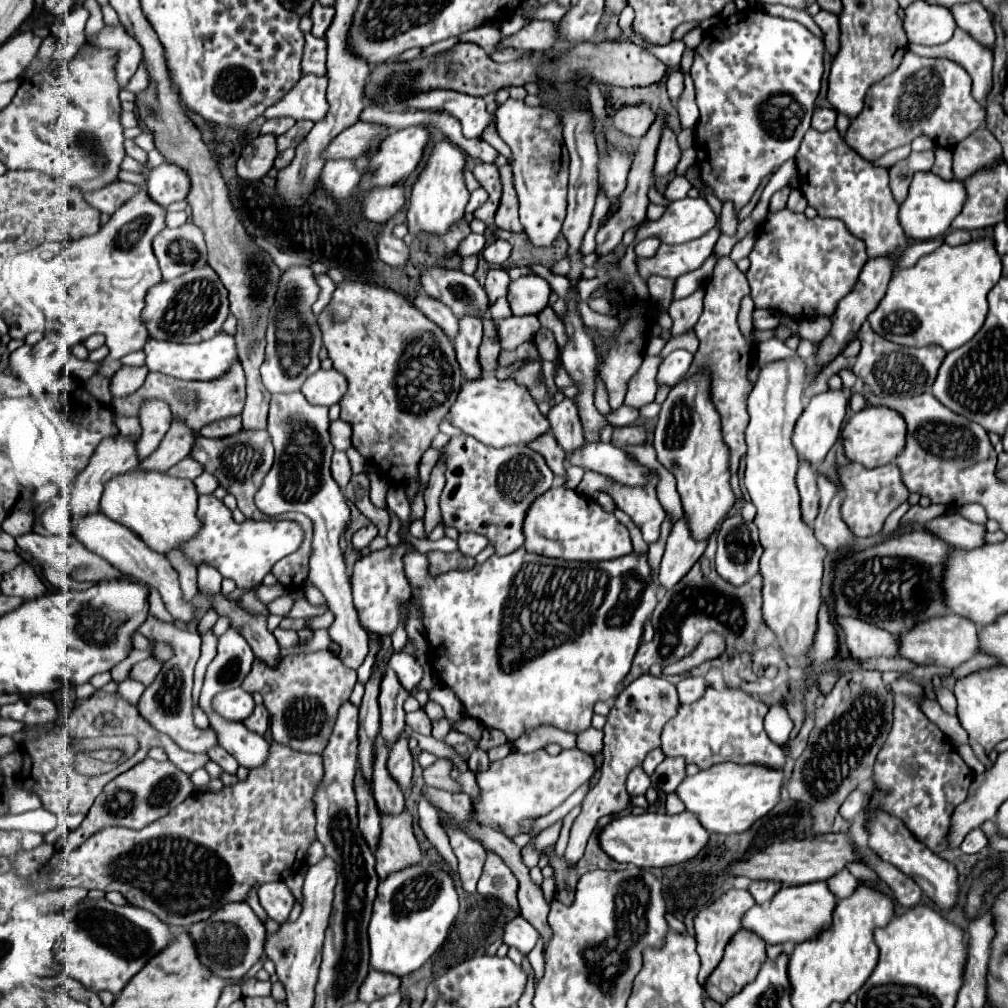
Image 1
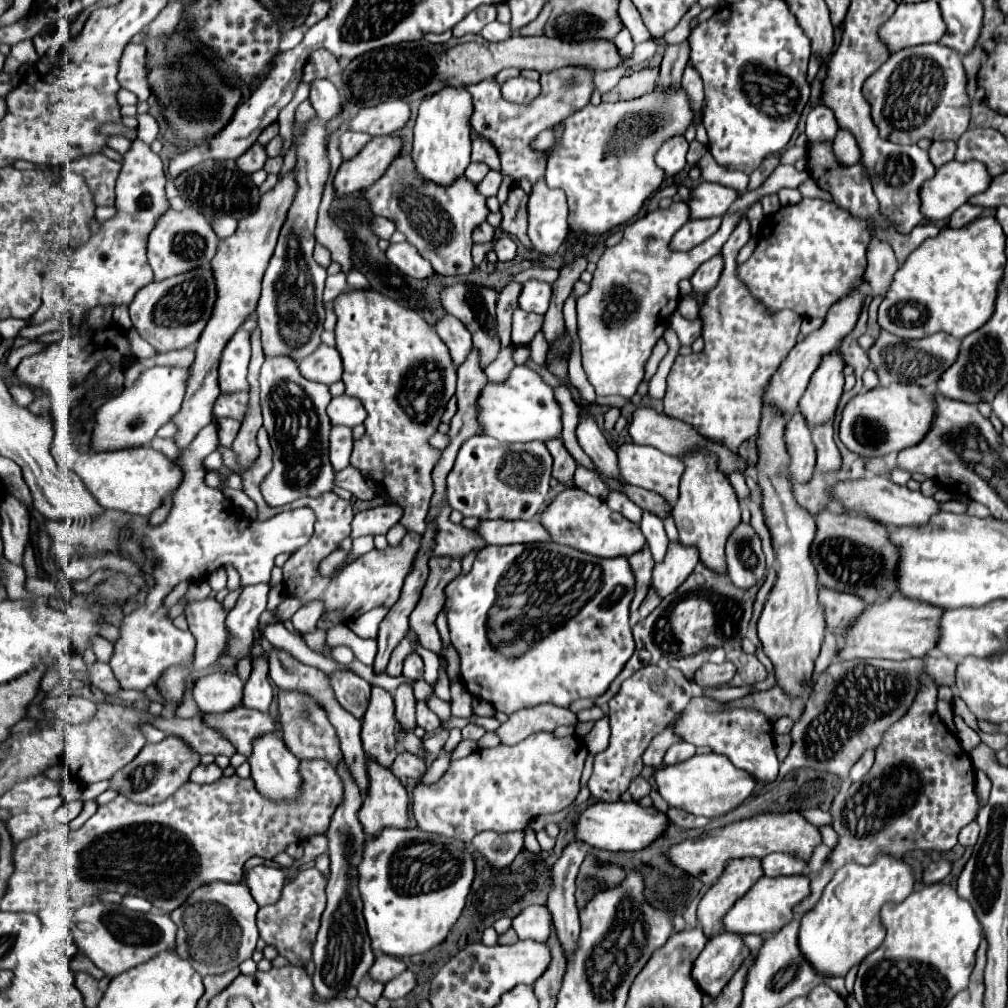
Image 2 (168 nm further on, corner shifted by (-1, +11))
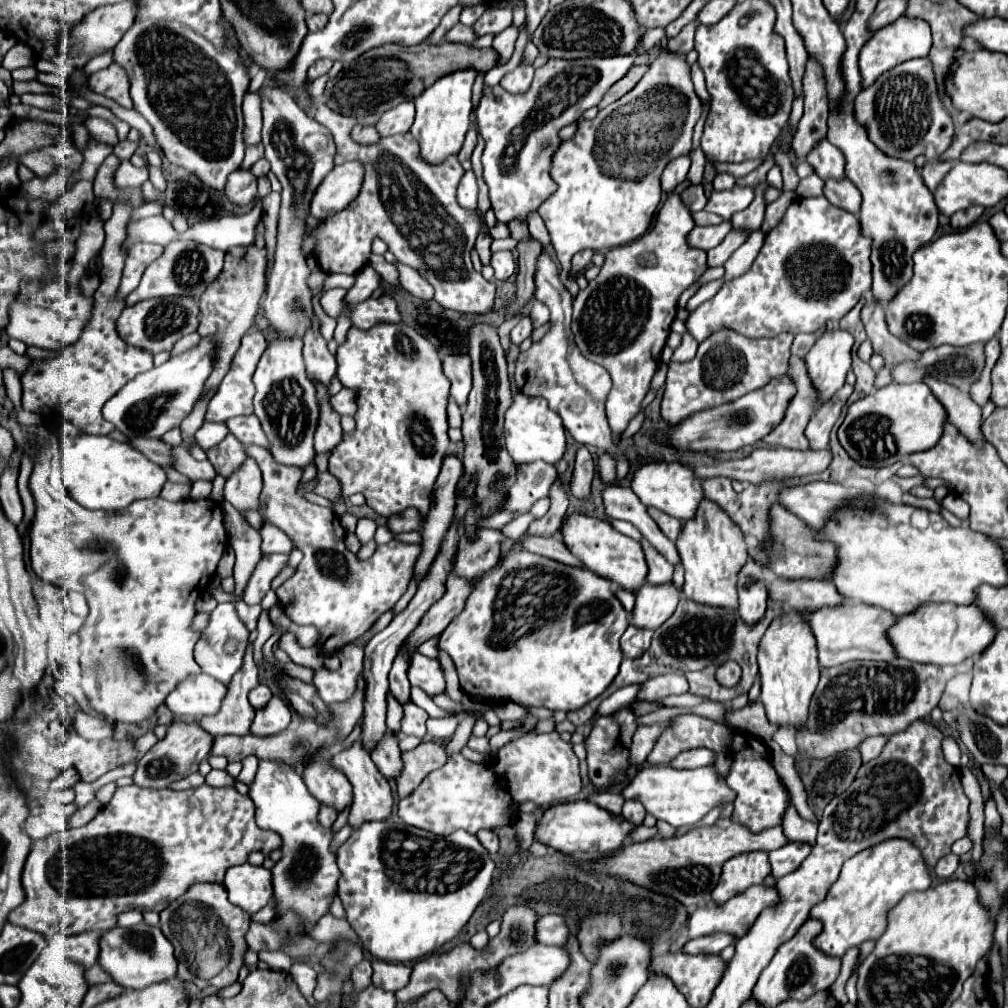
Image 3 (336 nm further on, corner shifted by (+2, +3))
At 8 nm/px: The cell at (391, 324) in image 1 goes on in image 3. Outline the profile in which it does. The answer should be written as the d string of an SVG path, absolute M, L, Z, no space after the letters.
M376 325L376 329L352 329L346 335L346 341L338 347L336 353L338 373L342 387L354 389L358 397L358 411L354 415L356 431L346 433L344 441L330 455L328 469L342 483L344 497L362 493L368 505L384 517L400 513L408 507L418 509L424 517L430 509L430 497L434 481L440 473L444 455L448 453L450 439L446 435L446 405L450 393L450 381L442 373L442 363L432 349L432 343L416 333L416 329L400 325Z

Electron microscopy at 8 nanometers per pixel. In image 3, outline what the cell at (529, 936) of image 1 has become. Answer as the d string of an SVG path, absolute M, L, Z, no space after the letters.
M544 915L536 921L536 941L542 945L564 945L568 927L560 915Z

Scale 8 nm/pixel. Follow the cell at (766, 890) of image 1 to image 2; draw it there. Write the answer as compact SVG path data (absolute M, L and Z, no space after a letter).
M771 853L763 857L763 871L767 877L779 877L779 875L799 875L807 869L807 861L803 861L797 855L789 853Z

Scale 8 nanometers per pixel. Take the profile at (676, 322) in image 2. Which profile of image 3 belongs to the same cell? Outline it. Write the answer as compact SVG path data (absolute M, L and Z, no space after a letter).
M826 197L794 199L794 203L786 209L786 215L782 217L782 221L766 235L764 245L762 245L758 257L754 259L752 267L750 267L744 275L734 277L734 279L730 279L730 281L724 281L724 285L720 287L720 291L718 291L712 299L708 299L708 301L702 303L696 311L692 311L690 317L686 319L686 329L688 329L688 333L690 333L698 343L706 341L714 331L718 331L718 329L722 329L722 327L730 327L730 329L734 329L734 331L738 331L738 333L742 333L742 335L746 335L746 337L776 337L776 335L780 335L782 331L788 331L788 333L816 333L816 331L822 331L822 329L826 329L826 323L828 323L828 321L840 321L840 319L858 303L858 299L862 297L862 293L872 287L870 249L872 249L872 241L868 241L868 237L862 235L860 219L858 219L856 215L852 215L852 213L840 209L840 207L830 205Z

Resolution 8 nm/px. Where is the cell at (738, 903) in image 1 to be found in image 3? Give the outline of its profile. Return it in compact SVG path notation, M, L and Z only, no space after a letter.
M768 853L736 855L724 863L720 881L712 891L712 901L716 905L724 905L728 899L732 899L732 895L742 893L750 885L764 883L764 877L768 877L768 873Z

